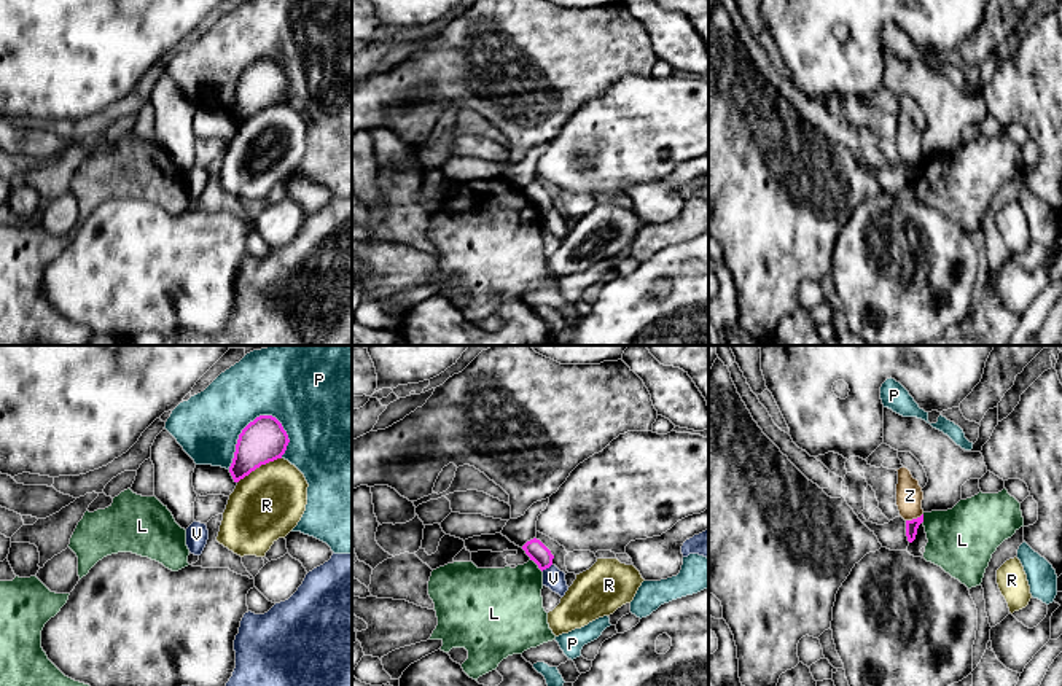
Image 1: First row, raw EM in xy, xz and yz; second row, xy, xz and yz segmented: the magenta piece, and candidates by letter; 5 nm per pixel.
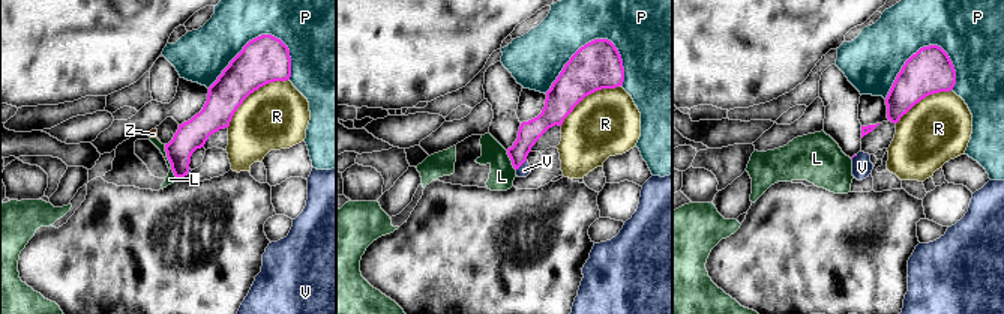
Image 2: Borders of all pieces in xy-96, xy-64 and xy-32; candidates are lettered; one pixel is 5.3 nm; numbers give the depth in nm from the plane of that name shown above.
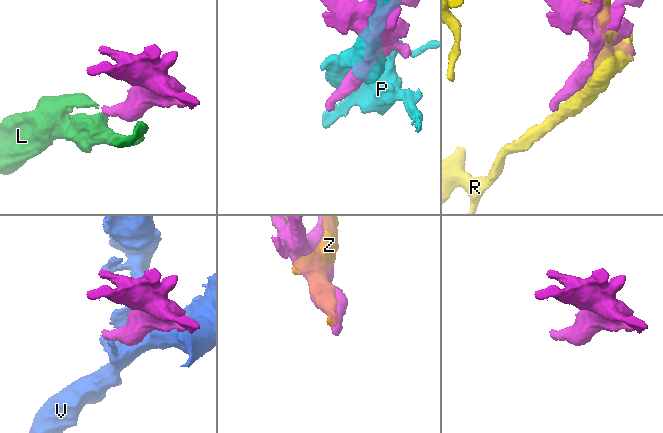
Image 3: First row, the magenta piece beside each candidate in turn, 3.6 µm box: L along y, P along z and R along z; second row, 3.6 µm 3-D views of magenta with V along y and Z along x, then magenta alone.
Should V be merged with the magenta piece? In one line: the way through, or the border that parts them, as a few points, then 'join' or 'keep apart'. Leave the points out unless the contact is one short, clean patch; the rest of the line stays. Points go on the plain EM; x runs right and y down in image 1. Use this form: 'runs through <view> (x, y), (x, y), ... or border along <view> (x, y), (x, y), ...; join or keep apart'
border along xz (551, 207), (542, 214); keep apart

